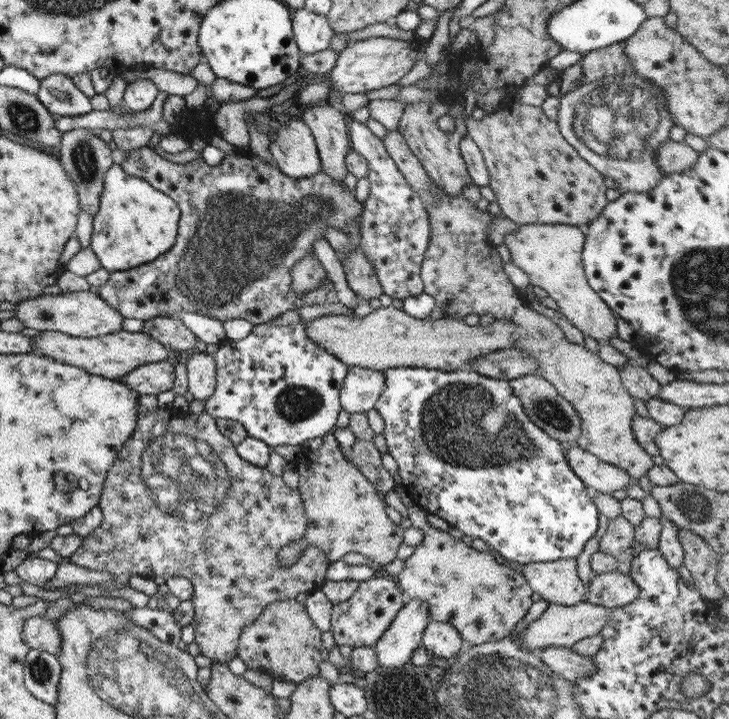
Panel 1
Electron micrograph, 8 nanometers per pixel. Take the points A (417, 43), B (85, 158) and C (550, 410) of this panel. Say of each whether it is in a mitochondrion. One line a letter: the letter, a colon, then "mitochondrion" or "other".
A: other
B: mitochondrion
C: mitochondrion

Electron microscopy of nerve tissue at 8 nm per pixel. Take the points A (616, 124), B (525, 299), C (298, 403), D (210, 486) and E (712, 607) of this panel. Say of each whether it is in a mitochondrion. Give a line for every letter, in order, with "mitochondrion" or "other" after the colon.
A: mitochondrion
B: other
C: mitochondrion
D: mitochondrion
E: other

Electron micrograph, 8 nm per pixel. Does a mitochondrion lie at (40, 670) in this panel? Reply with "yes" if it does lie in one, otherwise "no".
yes

